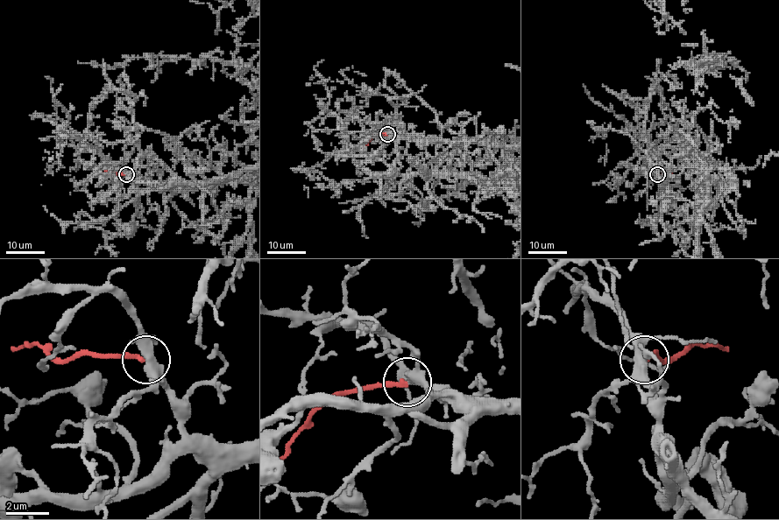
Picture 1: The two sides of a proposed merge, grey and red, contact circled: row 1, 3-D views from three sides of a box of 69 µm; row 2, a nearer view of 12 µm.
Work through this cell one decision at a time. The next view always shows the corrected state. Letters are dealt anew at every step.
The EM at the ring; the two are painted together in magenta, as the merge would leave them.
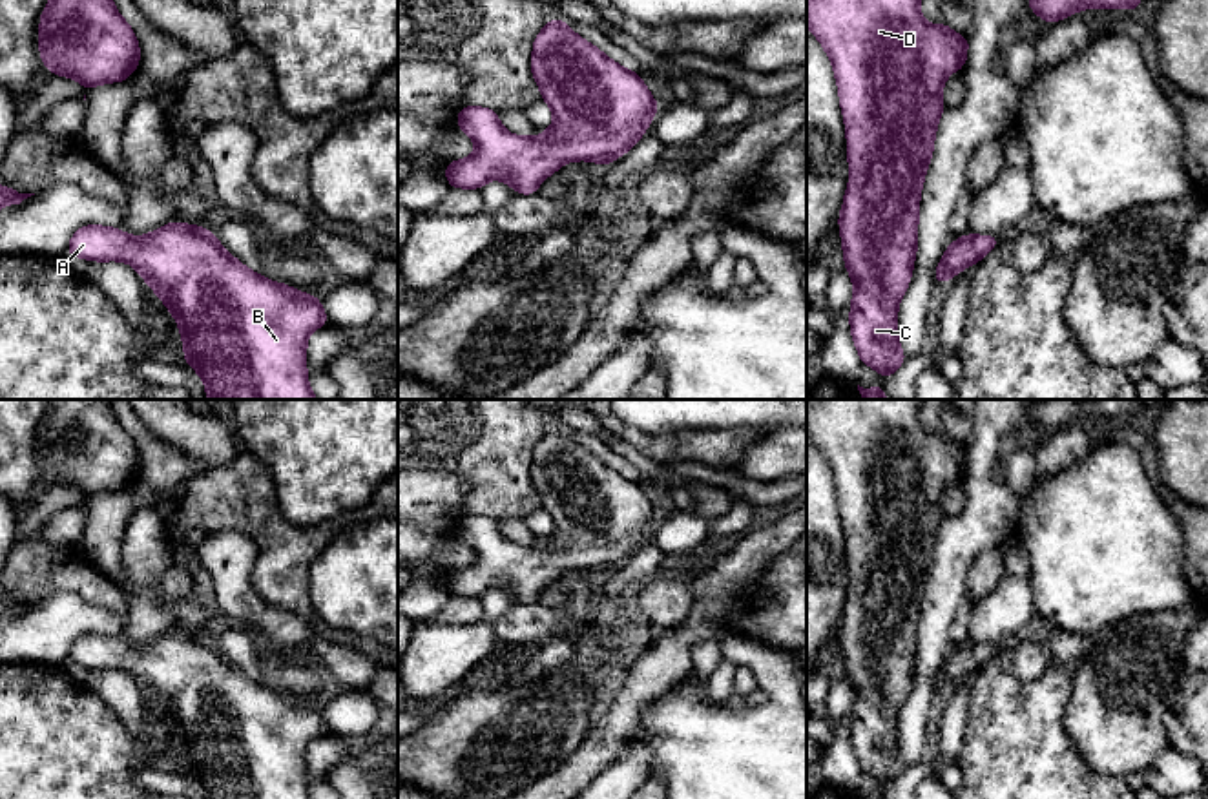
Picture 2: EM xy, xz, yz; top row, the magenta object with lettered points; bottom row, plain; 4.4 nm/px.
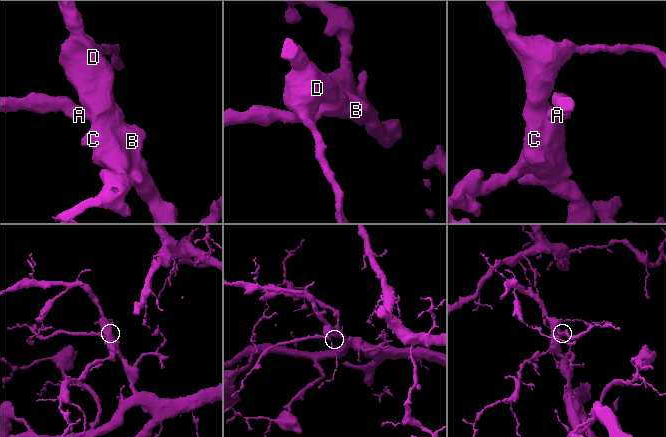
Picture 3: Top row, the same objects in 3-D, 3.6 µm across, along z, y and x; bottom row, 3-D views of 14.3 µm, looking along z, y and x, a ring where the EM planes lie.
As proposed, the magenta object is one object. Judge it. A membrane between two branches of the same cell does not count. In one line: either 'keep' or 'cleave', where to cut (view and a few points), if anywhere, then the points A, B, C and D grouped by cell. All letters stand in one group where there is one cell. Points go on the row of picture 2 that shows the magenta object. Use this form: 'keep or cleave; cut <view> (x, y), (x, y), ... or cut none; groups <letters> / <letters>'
keep; cut none; groups A B C D

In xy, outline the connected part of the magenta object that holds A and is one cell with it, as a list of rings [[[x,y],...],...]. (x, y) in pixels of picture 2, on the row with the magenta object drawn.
[[[168,223],[142,237],[119,228],[78,228],[68,257],[130,263],[175,317],[184,361],[201,374],[208,400],[318,400],[308,387],[307,339],[328,325],[319,297],[274,283],[230,255],[213,232]]]

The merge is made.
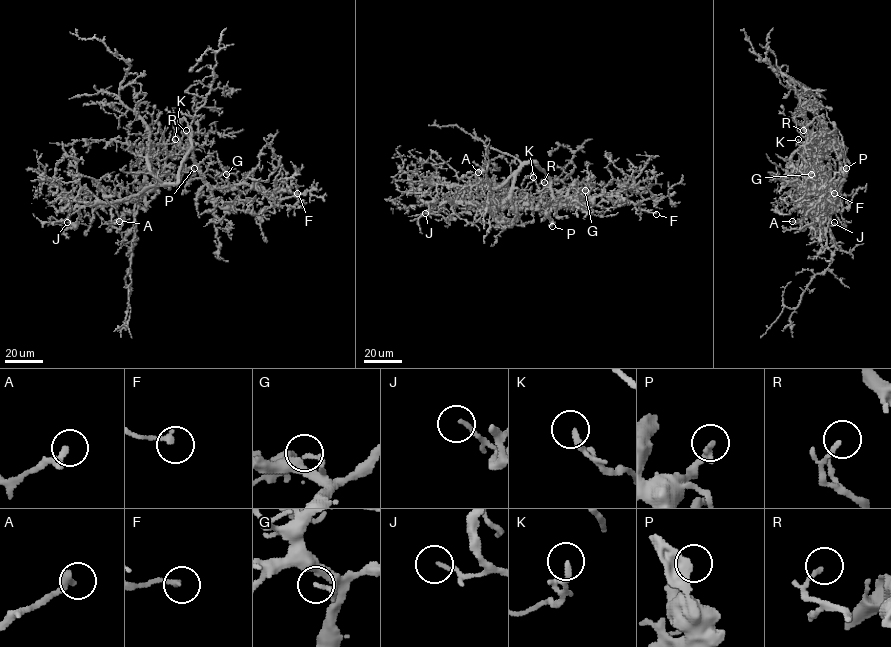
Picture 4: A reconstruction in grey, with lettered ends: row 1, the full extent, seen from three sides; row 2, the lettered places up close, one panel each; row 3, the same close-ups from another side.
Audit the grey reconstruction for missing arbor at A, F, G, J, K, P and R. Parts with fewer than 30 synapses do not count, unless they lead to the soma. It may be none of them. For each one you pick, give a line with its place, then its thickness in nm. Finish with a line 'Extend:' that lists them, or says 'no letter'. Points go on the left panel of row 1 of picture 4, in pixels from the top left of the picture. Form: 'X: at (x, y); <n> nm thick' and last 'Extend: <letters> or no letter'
A: at (119, 221); 360 nm thick
Extend: A

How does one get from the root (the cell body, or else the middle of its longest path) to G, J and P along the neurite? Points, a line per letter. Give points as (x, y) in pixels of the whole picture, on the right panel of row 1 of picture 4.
G: (783, 183), (789, 159), (800, 148), (804, 148), (823, 169), (826, 186), (811, 174)
J: (783, 183), (800, 186), (808, 193), (805, 208), (820, 223), (834, 225), (834, 222)
P: (783, 183), (789, 159), (800, 148), (807, 151), (831, 179), (838, 179), (846, 168)

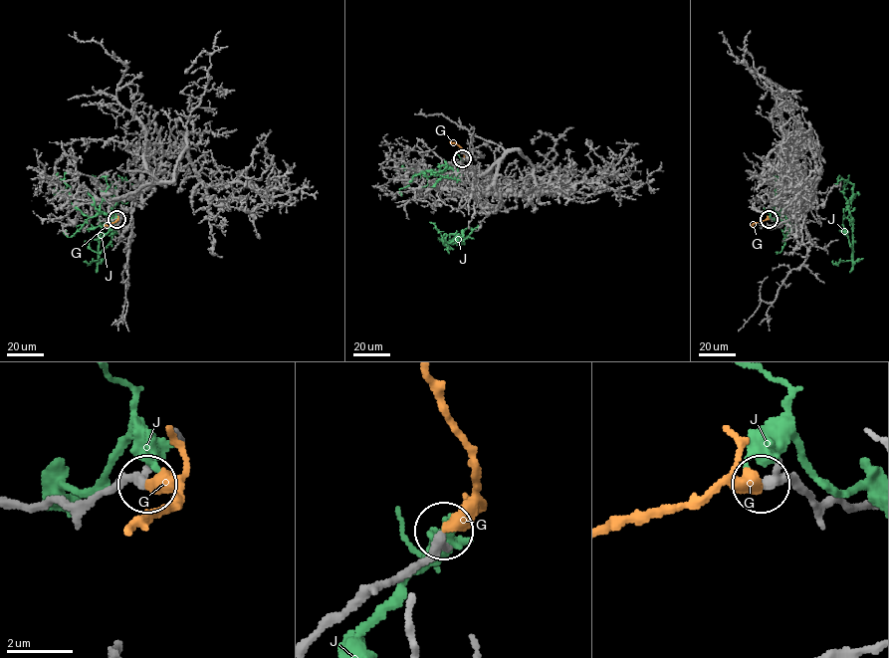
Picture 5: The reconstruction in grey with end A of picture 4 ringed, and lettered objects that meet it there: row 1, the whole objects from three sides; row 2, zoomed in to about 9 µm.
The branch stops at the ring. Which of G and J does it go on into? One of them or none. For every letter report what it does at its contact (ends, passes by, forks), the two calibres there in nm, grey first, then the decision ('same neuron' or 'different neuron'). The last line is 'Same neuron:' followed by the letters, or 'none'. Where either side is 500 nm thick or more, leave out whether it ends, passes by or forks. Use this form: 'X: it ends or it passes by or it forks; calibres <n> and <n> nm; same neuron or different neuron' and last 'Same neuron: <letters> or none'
G: it ends; calibres 360 and 480 nm; same neuron
J: it forks; calibres 360 and 400 nm; different neuron
Same neuron: G

